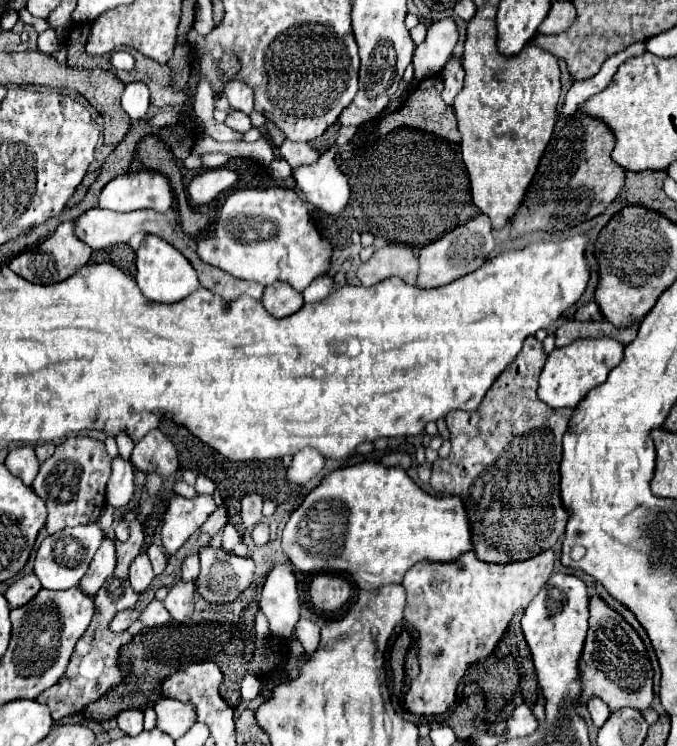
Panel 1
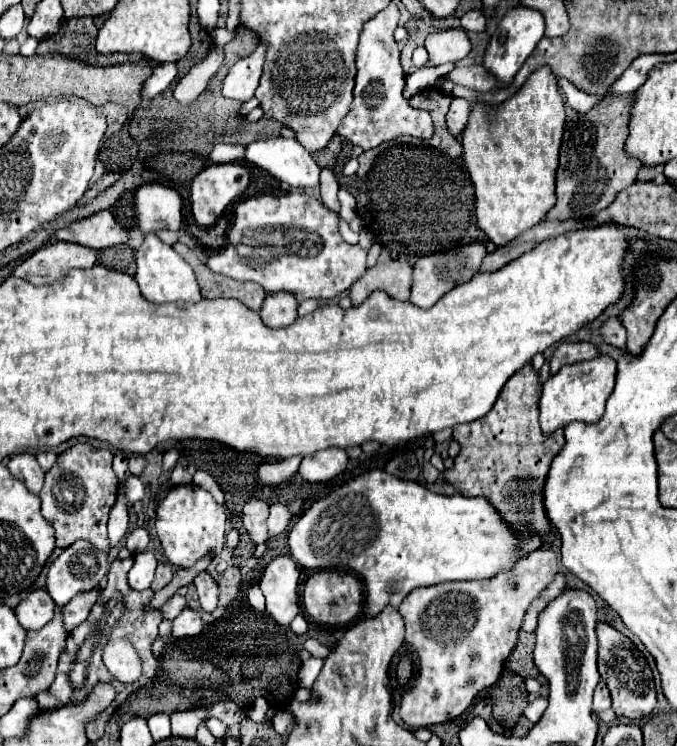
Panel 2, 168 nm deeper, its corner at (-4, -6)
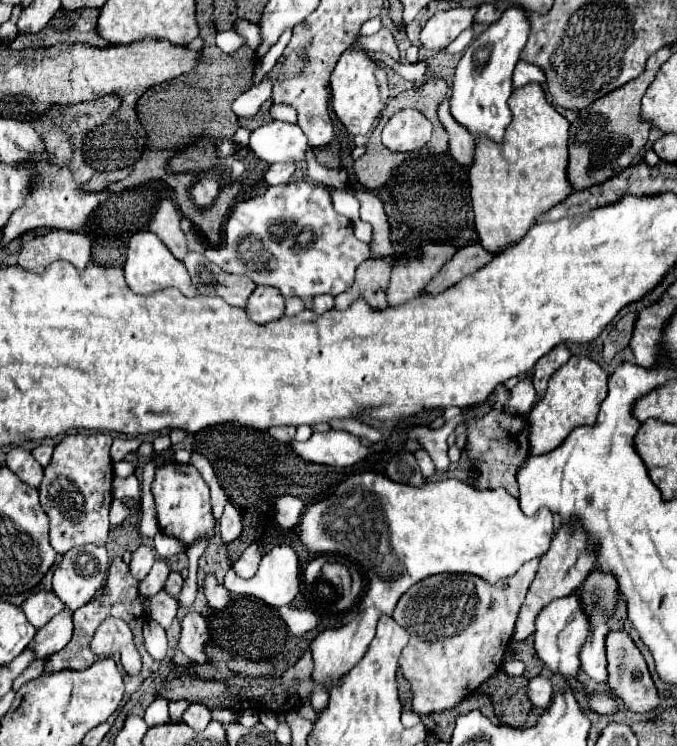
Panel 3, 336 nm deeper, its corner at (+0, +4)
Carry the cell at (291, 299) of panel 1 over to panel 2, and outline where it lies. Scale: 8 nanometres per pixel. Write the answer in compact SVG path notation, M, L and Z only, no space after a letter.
M268 293L260 307L262 321L272 329L288 327L298 319L298 301L290 293Z

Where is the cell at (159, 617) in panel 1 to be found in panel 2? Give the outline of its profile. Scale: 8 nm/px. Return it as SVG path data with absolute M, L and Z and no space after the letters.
M172 595L160 609L162 609L164 619L166 619L166 621L172 621L184 607L186 607L186 599L180 597L180 595Z

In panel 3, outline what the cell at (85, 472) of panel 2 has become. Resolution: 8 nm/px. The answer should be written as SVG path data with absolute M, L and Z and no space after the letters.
M72 433L56 447L44 469L44 479L38 487L40 503L50 517L50 545L58 555L66 555L78 545L106 545L108 541L108 509L112 503L112 459L110 433Z

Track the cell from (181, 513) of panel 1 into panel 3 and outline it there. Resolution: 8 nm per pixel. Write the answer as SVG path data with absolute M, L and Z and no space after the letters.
M168 463L156 469L152 481L152 495L158 515L158 525L162 533L180 539L184 545L192 545L200 537L208 535L208 541L214 537L214 517L210 509L210 495L208 485L192 465Z

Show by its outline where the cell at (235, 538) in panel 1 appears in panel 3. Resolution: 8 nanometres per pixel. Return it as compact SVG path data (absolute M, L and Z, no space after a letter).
M226 503L224 507L224 513L218 521L218 533L224 545L232 543L234 539L242 535L242 517L240 517L240 511L232 503Z

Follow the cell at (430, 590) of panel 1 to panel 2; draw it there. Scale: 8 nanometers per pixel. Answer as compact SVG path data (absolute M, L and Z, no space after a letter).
M542 547L532 551L526 559L518 561L510 571L500 571L494 579L482 581L452 581L434 587L418 587L406 595L400 603L398 611L406 621L406 643L418 655L418 679L404 697L400 707L400 717L410 729L438 725L446 721L454 721L460 713L464 713L478 691L496 683L502 665L510 651L518 641L518 631L522 627L522 617L530 603L550 585L554 575L558 573L558 557L552 549Z

